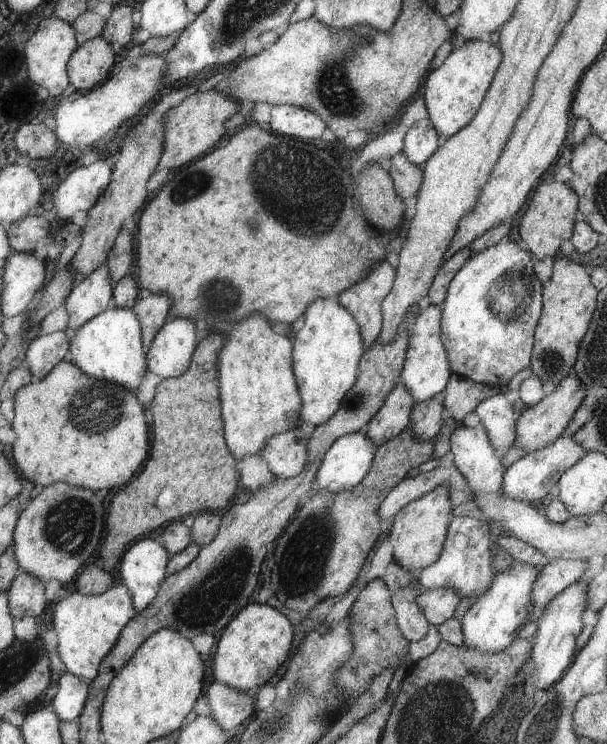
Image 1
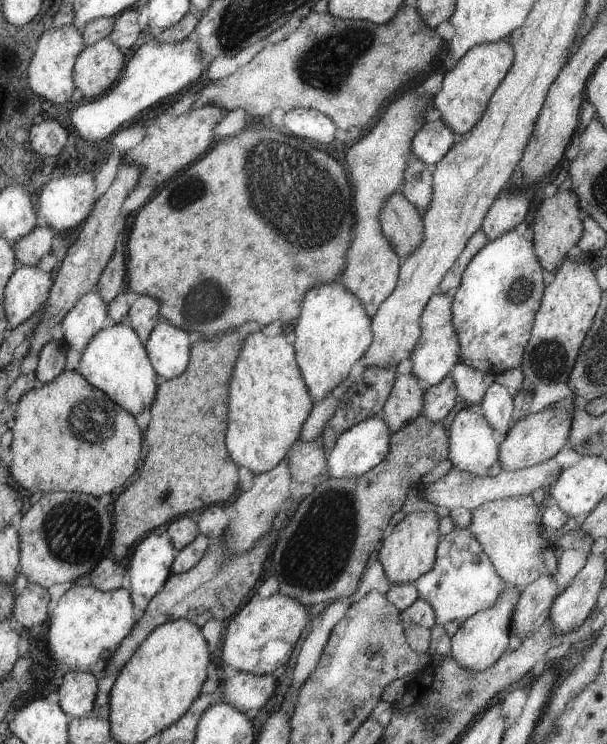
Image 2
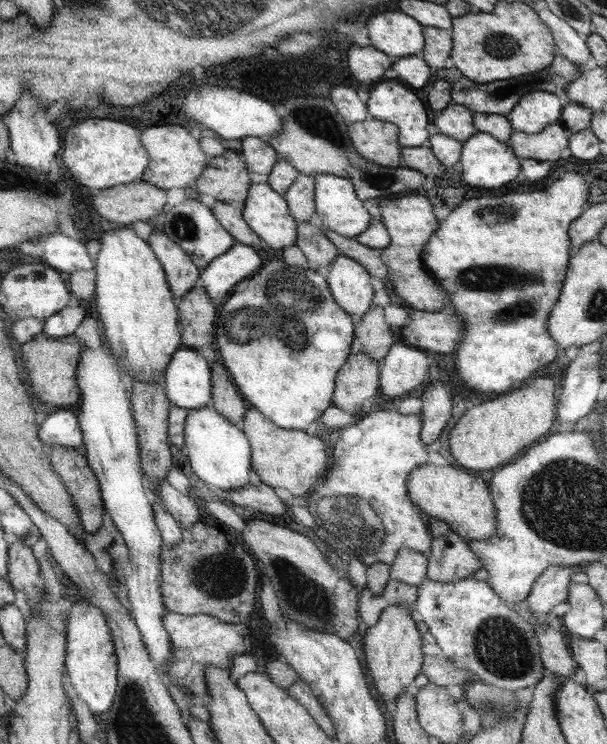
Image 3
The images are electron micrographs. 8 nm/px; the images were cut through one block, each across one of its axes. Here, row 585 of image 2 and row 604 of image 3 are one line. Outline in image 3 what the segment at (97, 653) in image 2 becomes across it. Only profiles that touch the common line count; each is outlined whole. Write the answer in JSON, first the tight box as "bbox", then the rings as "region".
{"bbox":[67,599,119,712],"region":[[[82,599],[74,600],[70,608],[71,616],[67,621],[67,679],[76,697],[82,699],[92,712],[108,712],[116,699],[119,678],[116,646],[109,630],[108,621],[101,609]]]}

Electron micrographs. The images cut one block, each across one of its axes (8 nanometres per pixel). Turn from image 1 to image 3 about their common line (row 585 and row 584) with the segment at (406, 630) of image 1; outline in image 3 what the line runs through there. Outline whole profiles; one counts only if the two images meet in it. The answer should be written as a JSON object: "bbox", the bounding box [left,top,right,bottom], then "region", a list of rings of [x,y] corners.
{"bbox":[389,548,427,586],"region":[[[402,548],[392,559],[389,572],[400,582],[419,586],[427,576],[427,554]]]}

